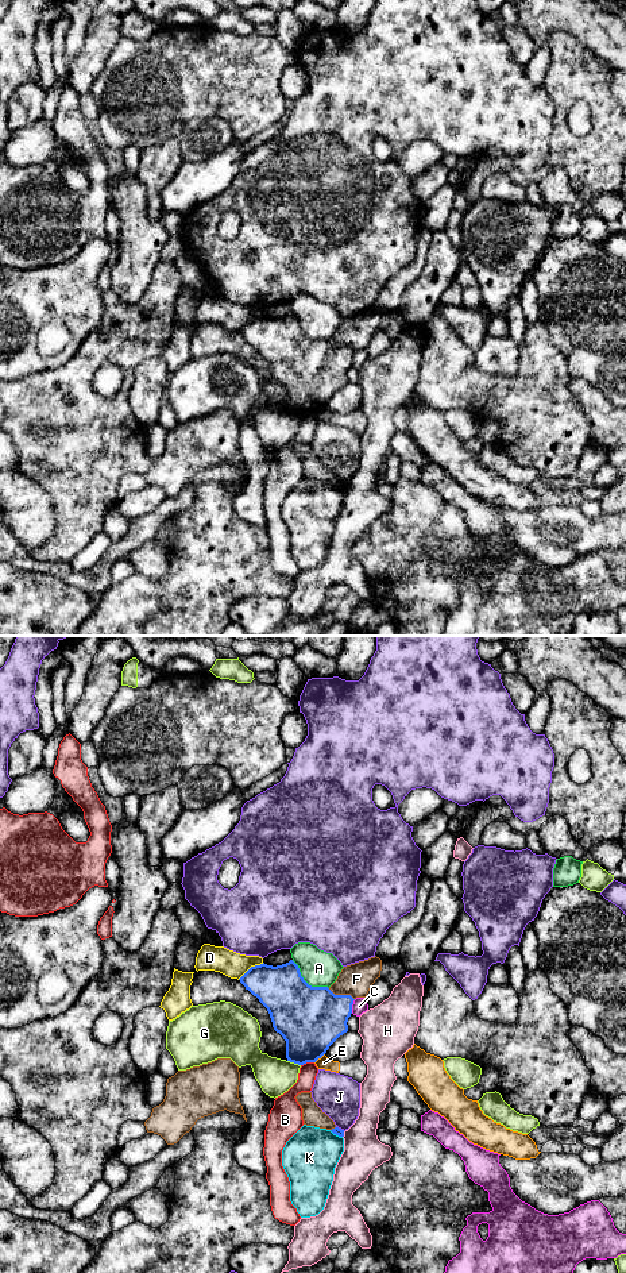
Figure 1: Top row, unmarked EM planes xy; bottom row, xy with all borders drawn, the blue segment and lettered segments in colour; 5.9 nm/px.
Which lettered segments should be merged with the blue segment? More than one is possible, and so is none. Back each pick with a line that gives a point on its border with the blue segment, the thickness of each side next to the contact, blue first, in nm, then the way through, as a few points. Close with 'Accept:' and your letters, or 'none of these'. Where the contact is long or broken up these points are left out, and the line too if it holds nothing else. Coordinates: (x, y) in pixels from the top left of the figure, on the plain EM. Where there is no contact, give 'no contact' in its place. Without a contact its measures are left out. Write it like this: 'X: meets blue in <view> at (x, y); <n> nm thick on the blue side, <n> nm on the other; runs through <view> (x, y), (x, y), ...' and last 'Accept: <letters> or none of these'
Accept: none of these

